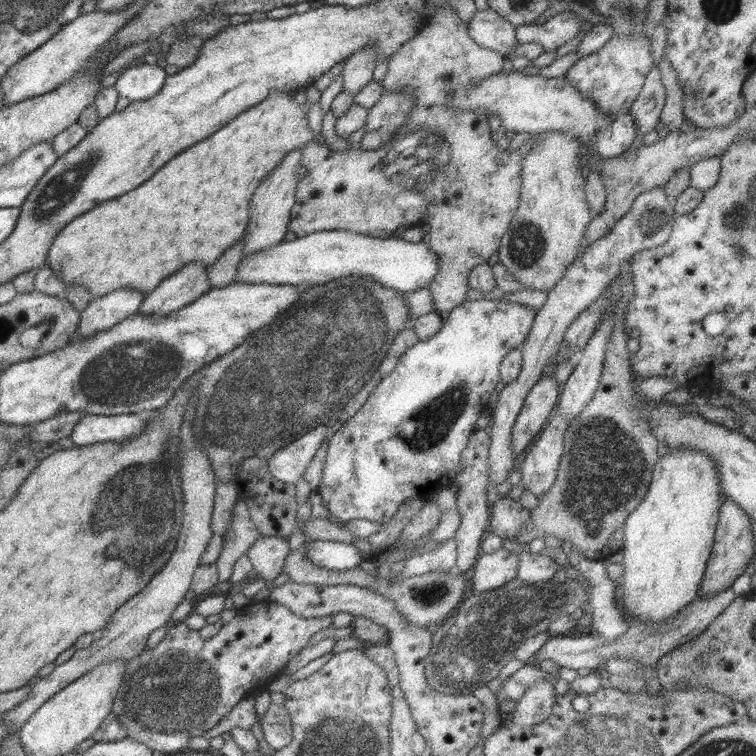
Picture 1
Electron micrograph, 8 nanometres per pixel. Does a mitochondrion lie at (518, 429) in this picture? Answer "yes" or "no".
no

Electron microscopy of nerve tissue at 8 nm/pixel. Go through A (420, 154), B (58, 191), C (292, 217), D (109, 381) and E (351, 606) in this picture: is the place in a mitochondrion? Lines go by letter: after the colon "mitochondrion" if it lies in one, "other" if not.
A: mitochondrion
B: mitochondrion
C: other
D: mitochondrion
E: other

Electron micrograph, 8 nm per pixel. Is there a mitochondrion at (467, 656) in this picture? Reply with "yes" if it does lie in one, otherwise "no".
yes

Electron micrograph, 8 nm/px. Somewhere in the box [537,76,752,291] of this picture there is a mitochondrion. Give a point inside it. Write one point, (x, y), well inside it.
(651, 223)

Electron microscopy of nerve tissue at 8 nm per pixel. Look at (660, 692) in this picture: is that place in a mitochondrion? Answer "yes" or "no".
no

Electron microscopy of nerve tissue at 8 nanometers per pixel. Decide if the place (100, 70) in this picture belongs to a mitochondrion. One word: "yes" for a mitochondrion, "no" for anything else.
no

